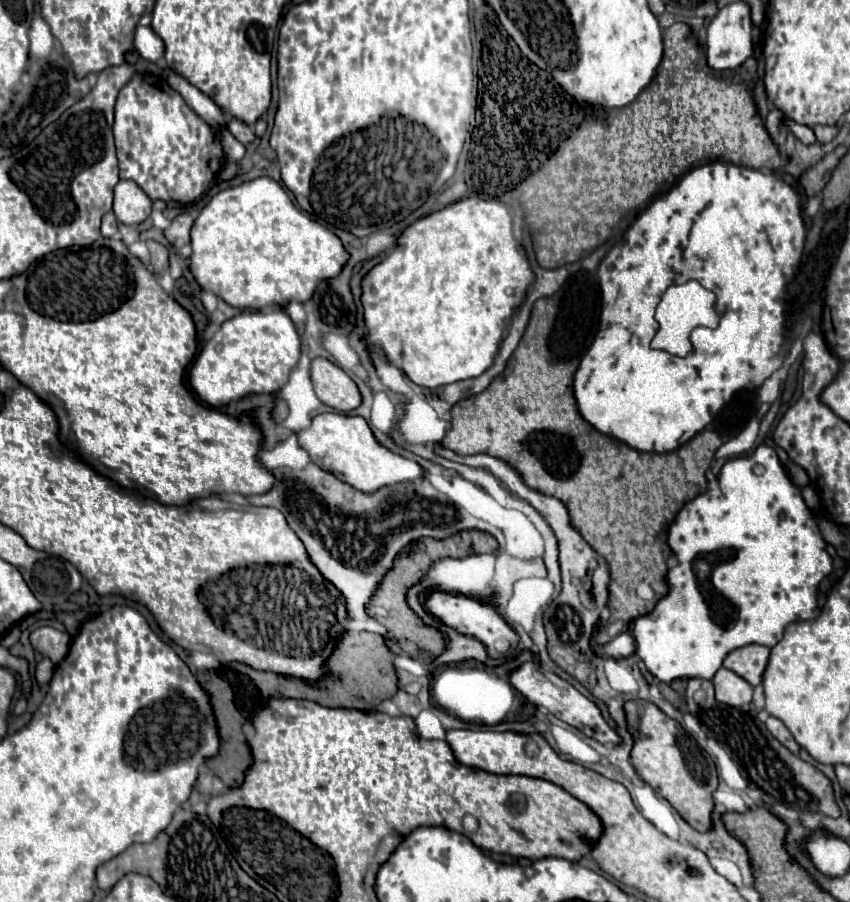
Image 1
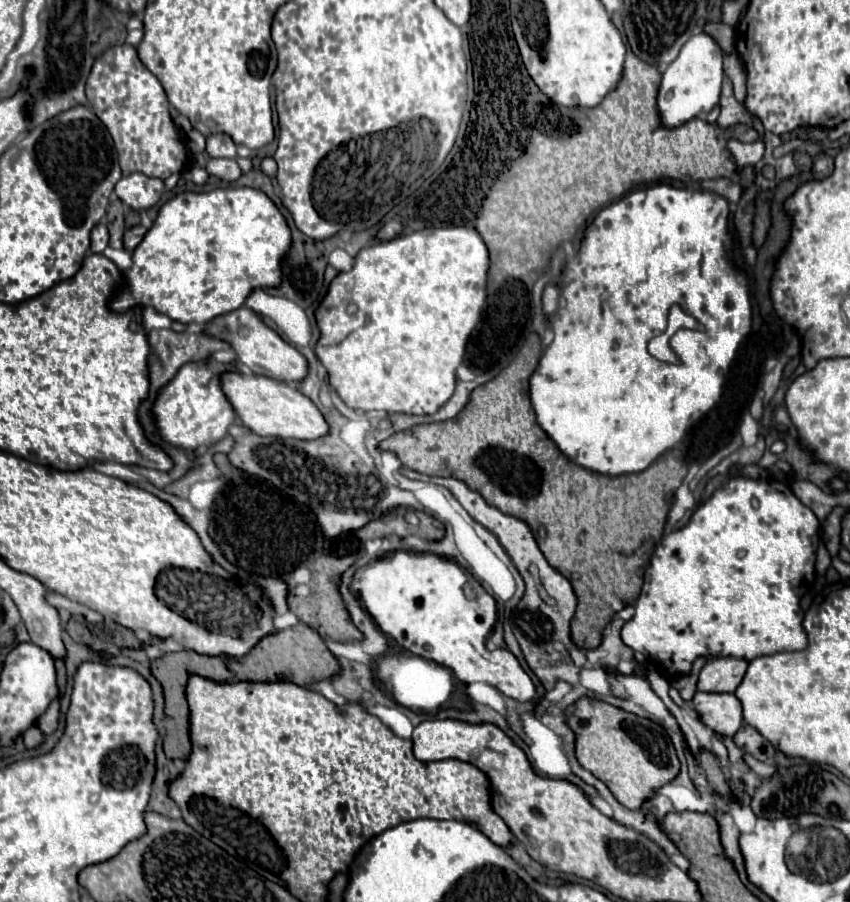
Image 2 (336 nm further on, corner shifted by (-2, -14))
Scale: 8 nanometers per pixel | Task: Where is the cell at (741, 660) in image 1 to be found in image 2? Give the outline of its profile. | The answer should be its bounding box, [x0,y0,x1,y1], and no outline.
[698,658,748,692]

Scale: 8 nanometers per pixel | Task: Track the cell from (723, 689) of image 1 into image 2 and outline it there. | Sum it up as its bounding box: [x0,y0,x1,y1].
[692,692,742,736]

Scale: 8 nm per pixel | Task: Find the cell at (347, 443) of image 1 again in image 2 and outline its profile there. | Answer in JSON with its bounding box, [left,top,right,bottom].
[222,372,328,440]

